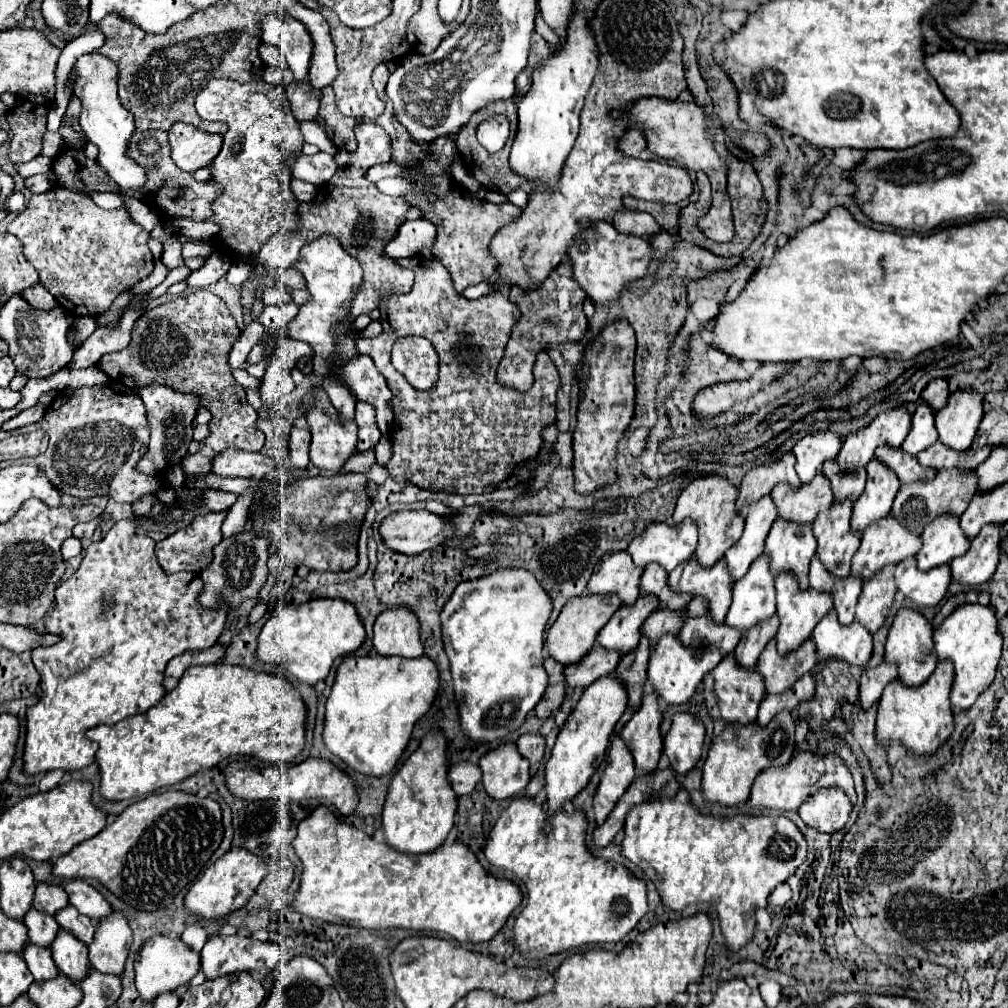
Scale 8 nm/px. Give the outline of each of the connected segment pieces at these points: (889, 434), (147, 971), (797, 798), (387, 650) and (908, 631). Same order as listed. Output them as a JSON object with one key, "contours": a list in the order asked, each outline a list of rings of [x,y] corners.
{"contours":[[[[895,408],[889,412],[879,414],[869,428],[849,434],[837,454],[835,462],[839,464],[841,472],[859,470],[869,464],[877,446],[891,446],[899,448],[907,438],[911,428],[911,416],[907,408]]],[[[153,936],[149,938],[135,960],[135,986],[143,1002],[153,1002],[165,992],[175,992],[179,986],[185,986],[199,972],[199,954],[187,948],[179,938]]],[[[801,752],[801,754],[793,756],[793,760],[787,764],[787,768],[771,768],[769,772],[759,774],[759,778],[755,778],[749,804],[753,808],[765,808],[765,810],[799,812],[799,806],[807,800],[807,796],[811,796],[813,792],[817,792],[821,788],[841,788],[849,796],[851,804],[857,802],[851,772],[841,762],[841,758],[837,758],[837,756],[823,756],[821,758],[821,756],[815,756],[809,752],[807,754]]],[[[407,608],[385,610],[375,620],[373,652],[379,656],[423,656],[423,644],[419,640],[419,622]]],[[[899,610],[893,620],[893,626],[889,628],[883,660],[887,664],[895,664],[899,668],[899,680],[909,688],[917,688],[919,684],[925,684],[937,666],[931,634],[933,634],[931,624],[925,620],[923,614],[919,614],[915,610]]]]}

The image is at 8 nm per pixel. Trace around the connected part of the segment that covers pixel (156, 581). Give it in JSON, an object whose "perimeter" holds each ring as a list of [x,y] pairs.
{"perimeter":[[[115,522],[115,526],[107,532],[107,536],[99,542],[93,542],[87,552],[85,552],[85,558],[81,562],[81,566],[77,568],[77,572],[65,580],[61,586],[57,586],[55,590],[55,608],[53,612],[49,614],[49,618],[45,618],[45,630],[47,632],[53,632],[53,634],[59,634],[63,640],[55,646],[49,646],[49,648],[35,648],[31,658],[33,658],[33,664],[41,676],[41,698],[35,706],[31,706],[27,710],[27,736],[25,736],[25,750],[23,750],[23,772],[29,774],[29,776],[35,776],[35,774],[45,774],[45,772],[51,772],[51,770],[67,770],[67,772],[75,772],[75,770],[81,770],[89,764],[95,762],[95,752],[97,752],[97,744],[91,742],[85,732],[89,728],[95,728],[99,724],[107,724],[107,726],[115,726],[117,722],[129,718],[129,716],[135,716],[135,714],[143,714],[147,712],[149,708],[153,708],[165,694],[165,688],[163,688],[163,672],[165,672],[165,666],[171,658],[183,654],[183,652],[201,652],[201,650],[207,650],[211,646],[215,646],[219,634],[221,634],[221,626],[225,626],[225,618],[227,618],[227,608],[219,608],[215,612],[203,612],[203,608],[199,608],[197,604],[197,594],[200,594],[203,589],[203,582],[199,578],[199,575],[187,574],[165,574],[159,564],[157,564],[157,558],[155,558],[155,540],[151,536],[141,536],[141,534],[131,534],[127,530],[127,522]]]}

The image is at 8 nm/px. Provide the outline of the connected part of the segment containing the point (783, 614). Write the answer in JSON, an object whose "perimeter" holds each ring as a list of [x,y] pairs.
{"perimeter":[[[777,576],[775,578],[775,590],[777,590],[777,616],[779,616],[779,632],[775,636],[777,640],[777,652],[781,656],[789,654],[791,650],[797,650],[813,632],[813,628],[819,624],[819,620],[829,614],[831,610],[831,598],[821,592],[799,592],[799,586],[795,584],[793,576]]]}

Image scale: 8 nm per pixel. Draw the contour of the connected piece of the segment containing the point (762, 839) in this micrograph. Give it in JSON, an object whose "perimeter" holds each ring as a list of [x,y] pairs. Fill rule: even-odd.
{"perimeter":[[[685,790],[671,800],[649,800],[639,808],[633,808],[625,820],[621,852],[627,860],[643,868],[647,878],[657,886],[657,892],[663,900],[663,906],[669,910],[685,910],[693,904],[715,904],[721,932],[729,952],[739,952],[755,930],[755,910],[767,906],[769,894],[779,882],[785,882],[797,866],[803,864],[807,848],[805,838],[797,826],[785,816],[761,816],[761,818],[707,818],[695,812],[689,804]]]}

